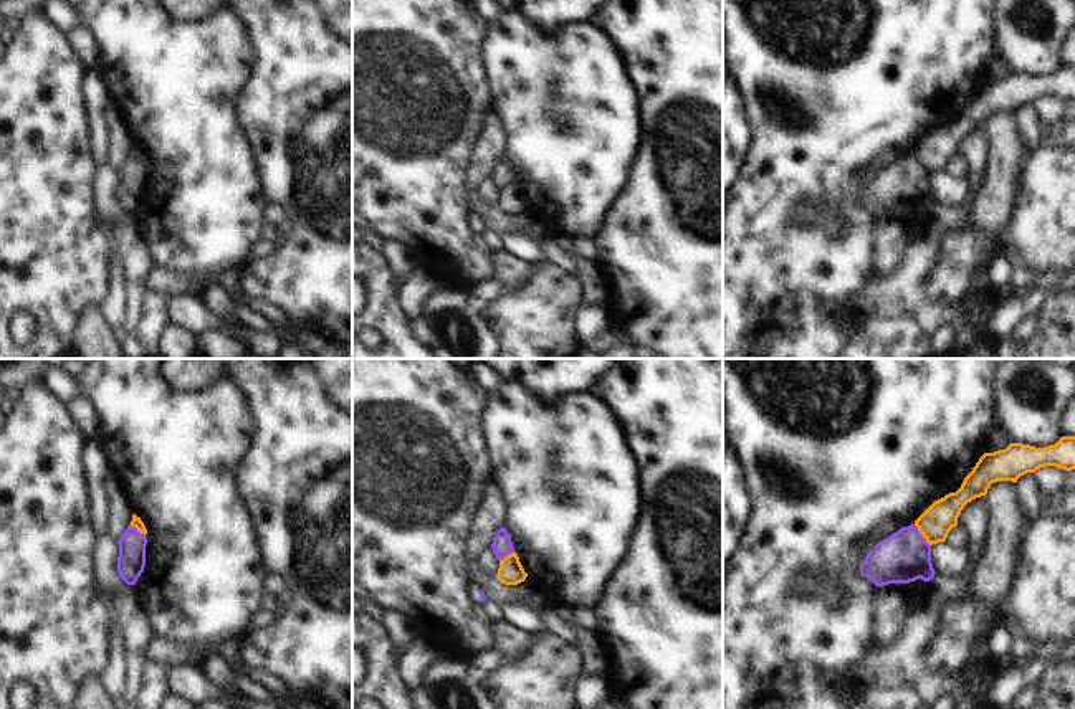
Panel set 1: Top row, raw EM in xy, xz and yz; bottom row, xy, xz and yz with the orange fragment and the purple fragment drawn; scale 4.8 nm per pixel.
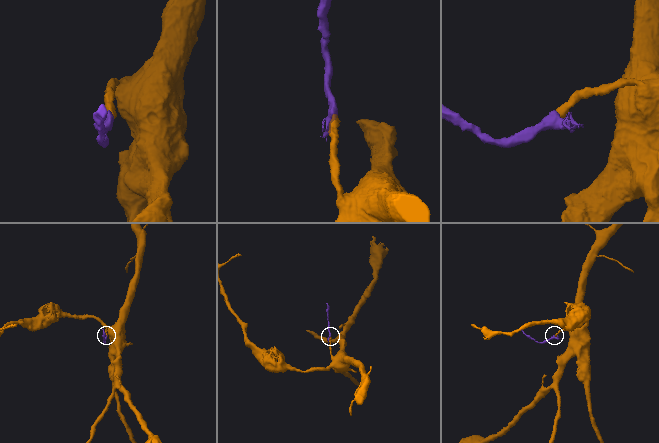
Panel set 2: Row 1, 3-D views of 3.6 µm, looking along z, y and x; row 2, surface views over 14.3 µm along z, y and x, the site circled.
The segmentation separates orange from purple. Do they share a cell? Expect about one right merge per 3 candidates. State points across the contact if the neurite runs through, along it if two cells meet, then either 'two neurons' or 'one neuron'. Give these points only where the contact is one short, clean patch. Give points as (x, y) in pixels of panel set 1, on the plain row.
along yz (913, 154), (930, 176) | two neurons

